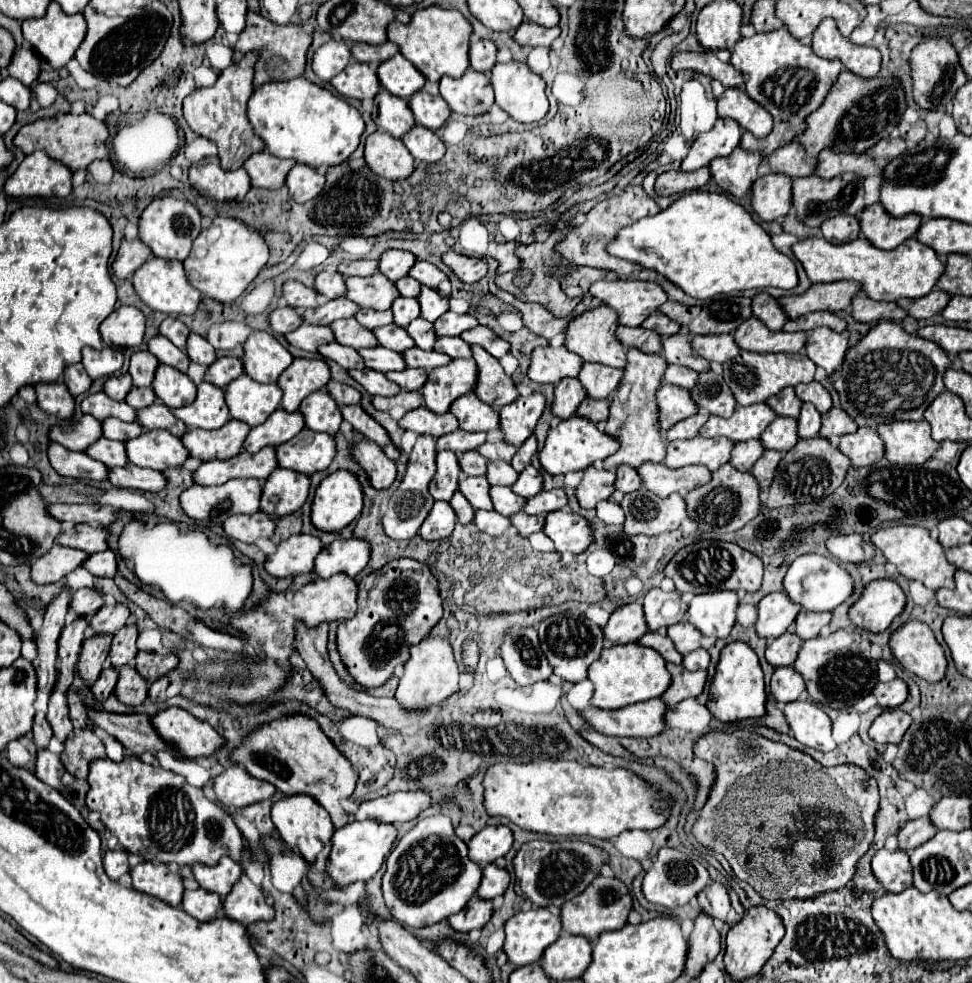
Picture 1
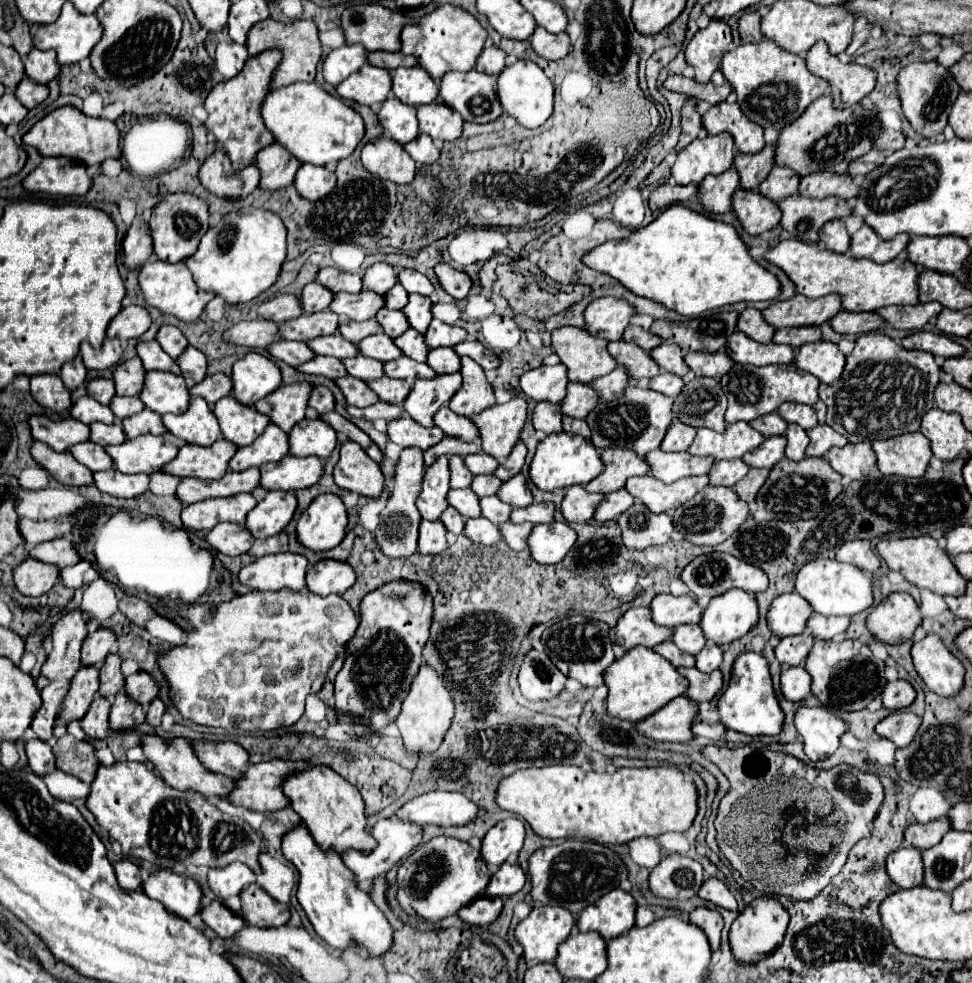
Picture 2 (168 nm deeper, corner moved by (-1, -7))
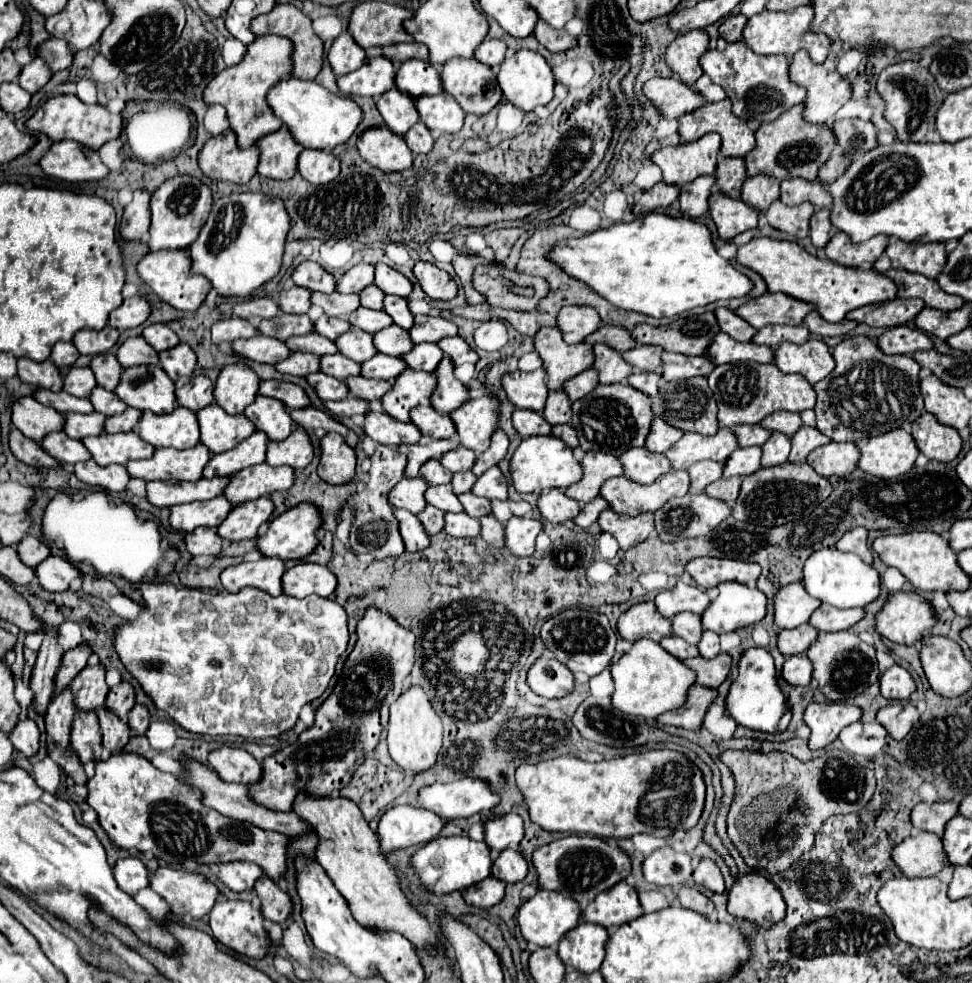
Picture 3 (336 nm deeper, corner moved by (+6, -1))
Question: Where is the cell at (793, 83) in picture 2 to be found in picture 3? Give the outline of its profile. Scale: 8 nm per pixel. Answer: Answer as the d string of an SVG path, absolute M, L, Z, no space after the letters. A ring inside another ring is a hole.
M741 40L727 44L725 50L707 50L701 56L701 68L715 84L723 86L727 98L733 102L733 114L743 120L757 120L757 122L777 120L783 112L787 112L795 104L805 102L807 98L805 88L789 78L789 58L781 54L773 56L755 54Z

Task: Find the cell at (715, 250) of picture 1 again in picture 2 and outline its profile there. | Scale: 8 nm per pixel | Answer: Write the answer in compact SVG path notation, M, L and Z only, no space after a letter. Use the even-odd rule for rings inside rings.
M672 204L648 226L634 230L630 236L620 240L608 240L588 254L584 254L584 264L602 274L616 278L626 290L634 292L640 298L660 302L668 310L674 310L682 316L700 316L706 310L722 308L734 302L756 302L756 300L774 300L780 294L780 284L774 274L758 266L750 256L746 244L738 238L734 226L706 218L698 212L684 208L682 204Z

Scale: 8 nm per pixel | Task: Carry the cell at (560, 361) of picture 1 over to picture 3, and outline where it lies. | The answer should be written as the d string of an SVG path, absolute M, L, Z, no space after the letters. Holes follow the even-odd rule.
M539 368L535 372L513 372L503 376L503 388L509 396L509 400L517 408L529 408L535 412L541 412L549 394L549 388L545 384L545 368Z

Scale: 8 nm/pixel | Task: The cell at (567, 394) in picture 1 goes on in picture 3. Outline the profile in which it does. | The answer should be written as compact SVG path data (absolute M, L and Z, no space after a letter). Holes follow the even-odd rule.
M517 408L513 412L513 426L523 438L537 434L551 434L551 424L543 418L543 414L525 408Z

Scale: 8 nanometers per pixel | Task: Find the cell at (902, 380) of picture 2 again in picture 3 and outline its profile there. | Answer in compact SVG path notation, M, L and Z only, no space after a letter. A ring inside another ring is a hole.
M869 336L845 338L831 350L835 358L833 372L813 384L817 392L817 428L835 442L857 442L863 436L877 436L895 428L911 428L911 422L923 414L923 396L919 392L921 366L907 354L885 354Z

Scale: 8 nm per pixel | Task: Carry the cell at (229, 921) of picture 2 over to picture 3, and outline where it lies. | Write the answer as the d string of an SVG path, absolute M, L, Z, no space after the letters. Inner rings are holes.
M217 900L209 912L213 938L251 958L263 958L271 946L263 930L263 916L251 902Z

